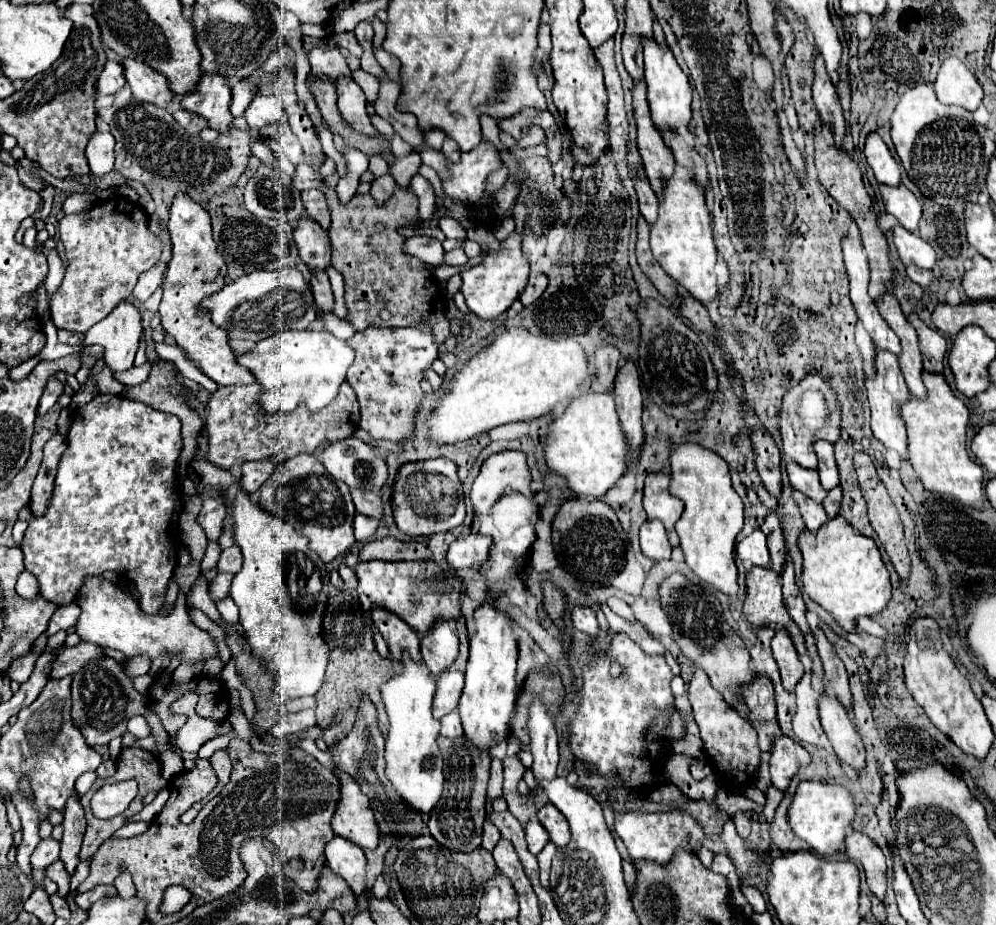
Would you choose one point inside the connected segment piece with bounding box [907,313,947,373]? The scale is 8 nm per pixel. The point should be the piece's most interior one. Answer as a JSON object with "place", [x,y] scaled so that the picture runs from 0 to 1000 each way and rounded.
{"place":[937,373]}

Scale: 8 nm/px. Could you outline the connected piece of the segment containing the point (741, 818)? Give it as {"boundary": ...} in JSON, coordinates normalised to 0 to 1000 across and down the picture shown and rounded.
{"boundary":[[[746,877],[736,883],[736,890],[740,892],[740,901],[742,901],[746,907],[750,907],[752,901],[754,901],[754,888],[746,881]]]}

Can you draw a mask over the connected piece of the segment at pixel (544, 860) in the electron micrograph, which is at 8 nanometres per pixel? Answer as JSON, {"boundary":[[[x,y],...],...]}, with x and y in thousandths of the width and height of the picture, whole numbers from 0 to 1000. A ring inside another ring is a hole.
{"boundary":[[[549,911],[547,918],[539,924],[541,939],[543,939],[543,955],[547,961],[551,961],[551,937],[553,937],[553,929],[555,929],[557,920],[559,920],[559,916],[555,911]]]}

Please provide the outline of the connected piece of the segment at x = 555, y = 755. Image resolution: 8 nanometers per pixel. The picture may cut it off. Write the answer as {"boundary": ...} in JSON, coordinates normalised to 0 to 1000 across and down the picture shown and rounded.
{"boundary":[[[537,756],[533,762],[533,773],[531,773],[531,790],[533,790],[533,814],[535,814],[535,838],[537,838],[537,846],[539,851],[549,844],[549,842],[557,842],[559,838],[559,825],[561,825],[561,808],[559,808],[559,790],[555,786],[555,777],[547,771],[545,762]]]}

